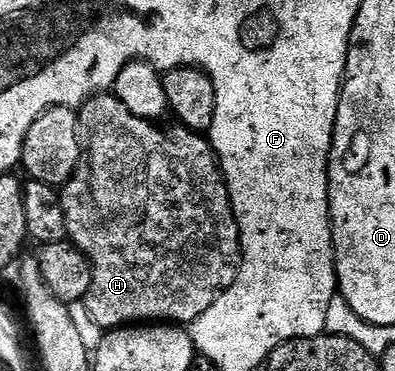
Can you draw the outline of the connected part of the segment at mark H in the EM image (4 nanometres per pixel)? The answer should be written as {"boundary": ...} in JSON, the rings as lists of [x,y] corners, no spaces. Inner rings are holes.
{"boundary":[[[97,94],[84,101],[82,107],[79,109],[78,115],[80,117],[80,130],[82,133],[82,159],[80,164],[76,167],[76,172],[68,180],[68,183],[63,185],[60,192],[60,201],[62,202],[62,210],[66,214],[66,230],[68,231],[67,239],[75,248],[82,250],[82,254],[92,264],[92,281],[90,282],[90,290],[84,296],[82,301],[84,309],[89,312],[90,318],[98,324],[103,330],[111,330],[114,328],[123,328],[125,326],[136,326],[141,322],[171,322],[176,326],[188,326],[192,321],[197,320],[202,314],[206,314],[206,310],[210,310],[210,306],[217,298],[224,293],[229,286],[234,282],[234,278],[240,269],[240,227],[236,221],[236,216],[232,212],[232,199],[228,193],[228,187],[224,181],[224,175],[220,173],[220,161],[217,160],[215,152],[212,150],[211,143],[201,133],[191,132],[189,128],[183,126],[175,126],[176,128],[168,128],[163,132],[159,127],[159,123],[143,120],[134,114],[130,114],[130,110],[126,110],[126,106],[122,106],[122,102],[115,96],[115,94]]]}

